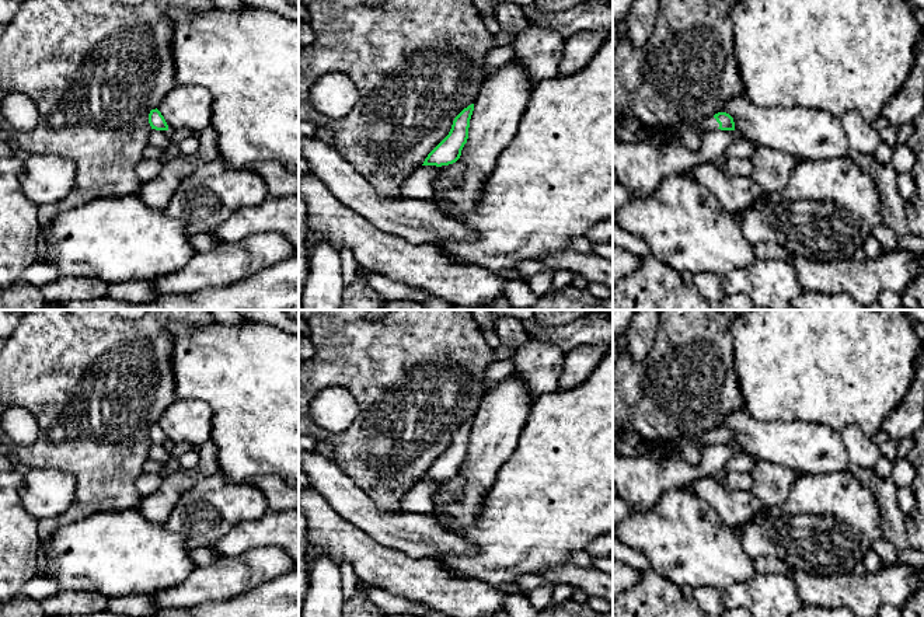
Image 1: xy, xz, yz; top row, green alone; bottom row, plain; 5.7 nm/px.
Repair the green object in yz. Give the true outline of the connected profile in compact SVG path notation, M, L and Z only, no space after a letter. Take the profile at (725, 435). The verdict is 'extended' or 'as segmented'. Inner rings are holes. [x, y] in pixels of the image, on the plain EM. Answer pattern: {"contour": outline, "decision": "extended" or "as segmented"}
{"contour": "M718 426L714 430L704 432L698 436L701 443L701 450L704 452L707 447L721 443L721 445L735 445L733 432L726 426Z", "decision": "extended"}

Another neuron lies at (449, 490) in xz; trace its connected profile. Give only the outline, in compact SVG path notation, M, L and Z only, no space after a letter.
M461 470L456 477L439 481L430 513L440 516L453 501L460 498L464 485L466 477Z

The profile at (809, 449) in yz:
M745 409L731 412L718 426L733 432L735 445L757 460L789 467L798 475L847 471L851 466L841 433L812 422L763 422Z

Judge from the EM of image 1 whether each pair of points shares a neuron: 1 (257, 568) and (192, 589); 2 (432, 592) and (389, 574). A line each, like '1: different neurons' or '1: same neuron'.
1: same neuron
2: same neuron

